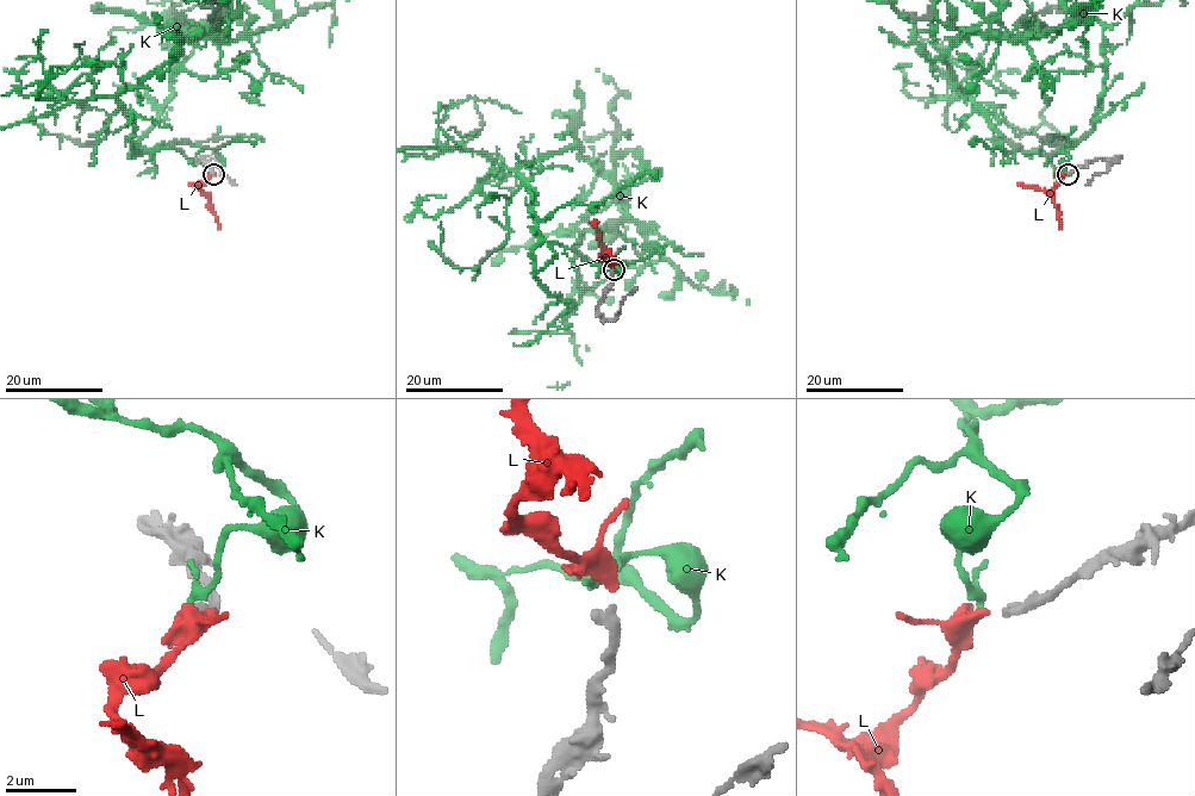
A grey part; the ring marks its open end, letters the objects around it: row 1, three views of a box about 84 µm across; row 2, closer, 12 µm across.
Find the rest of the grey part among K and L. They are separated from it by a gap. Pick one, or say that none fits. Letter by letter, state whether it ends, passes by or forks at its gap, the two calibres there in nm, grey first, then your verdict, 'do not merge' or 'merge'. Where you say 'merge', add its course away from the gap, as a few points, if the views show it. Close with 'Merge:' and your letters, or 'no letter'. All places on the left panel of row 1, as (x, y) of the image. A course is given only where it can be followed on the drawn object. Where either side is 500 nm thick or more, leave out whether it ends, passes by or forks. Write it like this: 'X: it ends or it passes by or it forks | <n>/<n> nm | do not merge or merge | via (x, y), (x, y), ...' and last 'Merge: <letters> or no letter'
K: it ends | 320/320 nm | do not merge
L: it ends | 320/360 nm | merge | via (213, 173), (200, 185), (200, 191), (207, 199), (218, 229)
Merge: L

